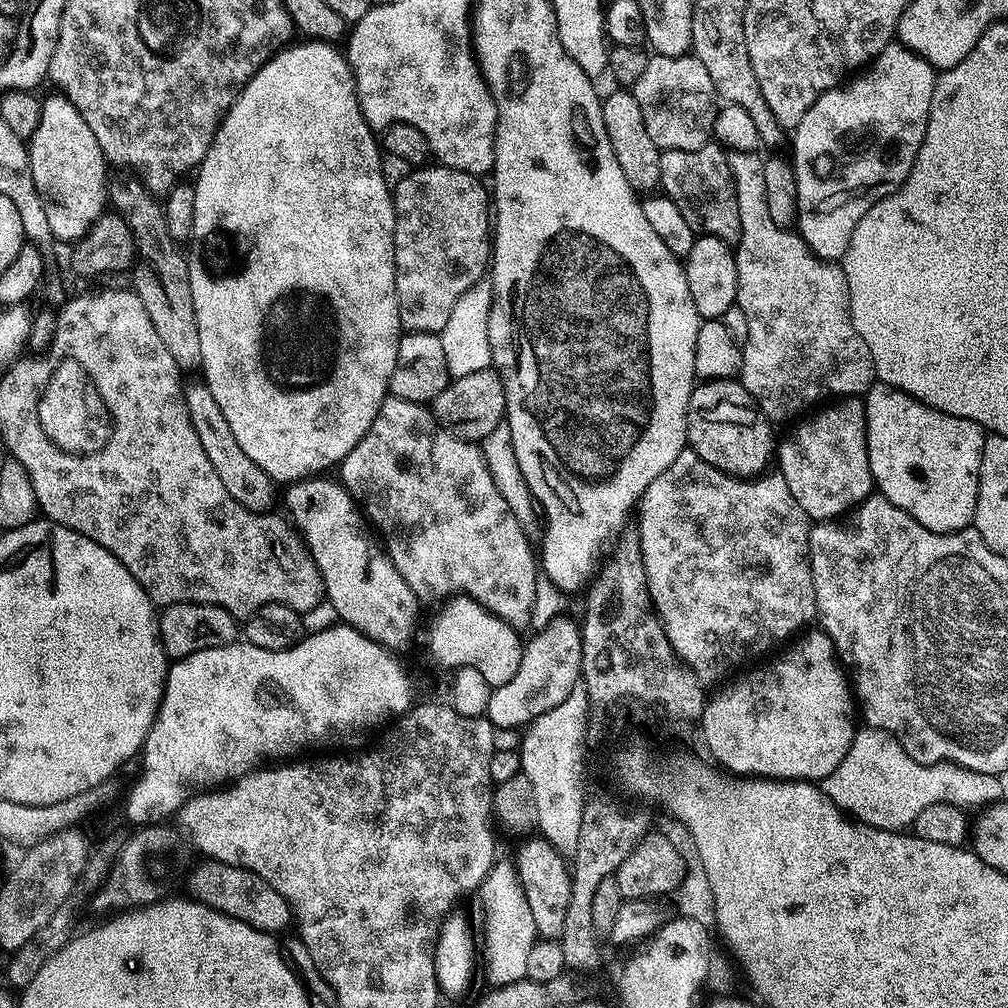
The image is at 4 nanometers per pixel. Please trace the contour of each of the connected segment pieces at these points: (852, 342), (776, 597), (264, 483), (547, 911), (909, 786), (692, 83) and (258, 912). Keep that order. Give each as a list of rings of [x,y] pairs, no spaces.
[[[759,151],[728,152],[738,194],[738,218],[742,218],[740,242],[734,248],[738,266],[736,308],[744,315],[748,331],[742,336],[744,353],[738,379],[755,398],[756,407],[769,421],[777,422],[799,417],[803,408],[811,409],[829,398],[867,393],[874,373],[870,350],[866,350],[866,342],[850,318],[843,267],[813,256],[792,228],[778,226],[770,218],[762,175],[765,157],[760,155]]]
[[[691,450],[682,451],[678,454],[678,458],[674,458],[674,462],[670,462],[670,466],[666,466],[666,470],[662,470],[662,474],[658,474],[658,478],[654,478],[654,482],[650,482],[650,486],[646,486],[638,511],[634,516],[634,524],[635,520],[634,532],[640,541],[642,566],[646,572],[646,586],[652,599],[653,609],[660,619],[660,624],[664,627],[664,634],[670,646],[676,651],[676,657],[692,670],[701,684],[711,686],[717,683],[716,685],[719,685],[725,679],[723,676],[731,668],[736,668],[739,664],[762,655],[763,652],[771,653],[773,651],[771,648],[775,644],[783,645],[785,641],[795,637],[801,629],[808,626],[803,626],[803,624],[813,623],[816,620],[812,562],[808,558],[810,521],[808,515],[802,510],[802,506],[794,502],[794,494],[790,494],[790,486],[786,486],[786,478],[779,470],[768,470],[763,474],[753,475],[751,478],[732,476],[729,472],[710,466],[710,462],[706,462],[698,453]]]
[[[202,380],[197,382],[187,381],[184,384],[184,401],[187,412],[190,414],[191,424],[194,426],[198,440],[202,443],[202,450],[210,460],[211,466],[218,472],[218,478],[222,481],[222,486],[229,491],[230,496],[236,502],[246,506],[252,512],[267,511],[274,500],[275,483],[269,475],[256,462],[247,457],[242,446],[238,445],[238,440],[234,436],[226,416],[218,407],[213,394],[209,390],[208,384]]]
[[[539,834],[532,835],[529,840],[522,841],[516,848],[516,856],[514,855],[516,874],[526,894],[526,902],[530,902],[530,914],[534,914],[537,937],[559,940],[566,919],[566,909],[570,903],[572,881],[570,864],[565,857],[558,854],[558,850],[554,850],[549,840],[545,840]]]
[[[867,726],[861,727],[854,734],[850,742],[850,748],[846,750],[846,756],[828,777],[822,781],[822,787],[826,795],[847,814],[851,819],[858,820],[862,824],[869,824],[875,828],[881,828],[887,832],[898,832],[915,825],[918,814],[926,810],[926,806],[934,806],[938,802],[953,804],[965,810],[983,810],[1003,799],[1003,779],[994,774],[982,774],[978,770],[959,768],[956,764],[919,764],[902,750],[902,746],[886,730],[878,730]]]
[[[695,54],[649,55],[642,78],[638,78],[630,90],[634,98],[638,98],[646,131],[663,151],[698,150],[713,139],[712,127],[718,111],[718,97],[706,66],[702,66]]]
[[[204,862],[204,865],[198,868],[190,876],[192,888],[196,891],[193,892],[195,899],[217,908],[219,912],[230,918],[238,918],[269,934],[280,934],[287,924],[293,923],[292,908],[286,902],[286,898],[282,898],[282,894],[278,894],[278,890],[274,890],[270,882],[258,878],[258,874],[238,866],[215,862]]]

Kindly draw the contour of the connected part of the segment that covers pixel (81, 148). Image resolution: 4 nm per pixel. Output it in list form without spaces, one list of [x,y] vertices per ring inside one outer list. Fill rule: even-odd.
[[[57,94],[43,97],[38,126],[26,143],[30,174],[34,174],[34,186],[38,186],[38,194],[46,206],[50,230],[58,240],[81,240],[96,219],[105,215],[108,204],[109,165],[102,146],[98,146],[98,138],[94,138],[94,130],[86,126],[86,118],[78,114],[67,97]]]

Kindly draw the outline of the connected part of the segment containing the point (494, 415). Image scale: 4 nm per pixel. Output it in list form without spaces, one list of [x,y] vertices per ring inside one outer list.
[[[495,367],[476,370],[471,374],[455,377],[446,390],[438,394],[438,398],[433,400],[430,407],[433,416],[448,432],[454,434],[459,440],[478,444],[505,421],[507,404],[504,383]]]

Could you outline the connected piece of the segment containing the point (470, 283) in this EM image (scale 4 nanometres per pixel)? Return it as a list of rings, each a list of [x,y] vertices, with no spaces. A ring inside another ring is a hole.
[[[443,166],[428,168],[417,167],[402,182],[394,185],[392,203],[396,205],[396,225],[394,226],[394,262],[396,263],[396,297],[398,298],[398,310],[400,311],[401,329],[408,332],[440,333],[450,318],[450,310],[454,310],[454,302],[466,294],[478,281],[485,279],[490,268],[490,192],[485,181],[479,176],[471,176],[462,170],[454,170]]]

